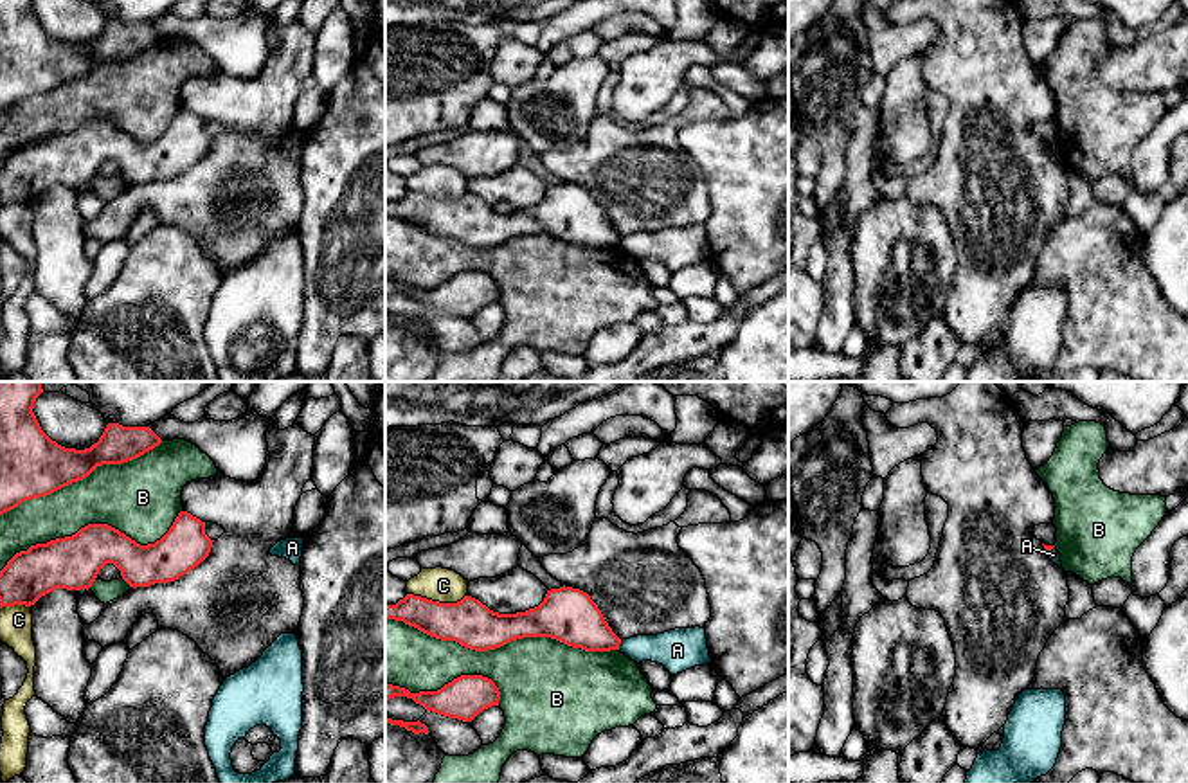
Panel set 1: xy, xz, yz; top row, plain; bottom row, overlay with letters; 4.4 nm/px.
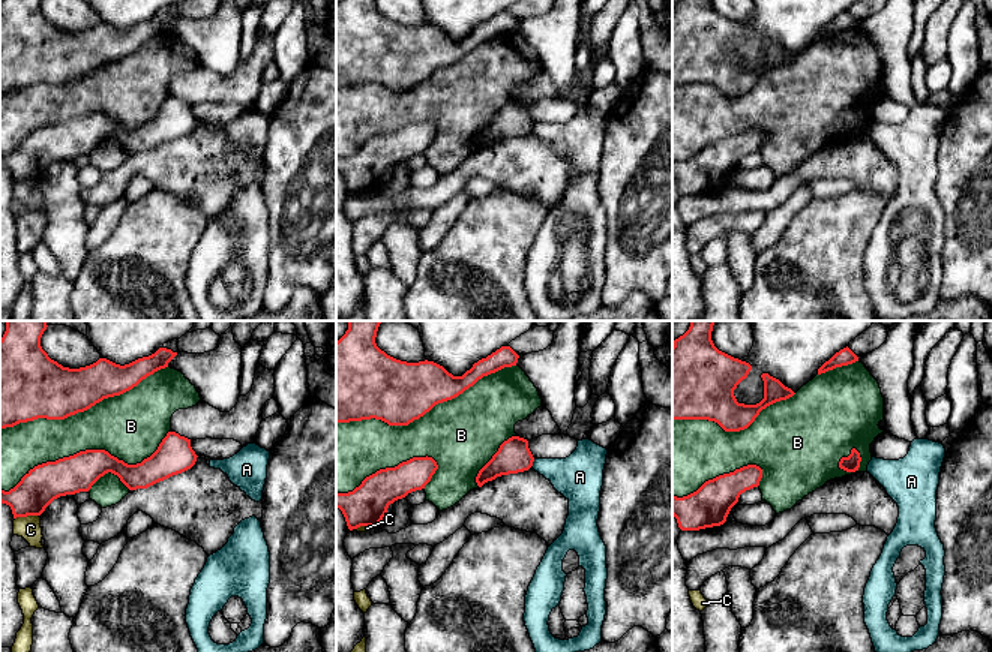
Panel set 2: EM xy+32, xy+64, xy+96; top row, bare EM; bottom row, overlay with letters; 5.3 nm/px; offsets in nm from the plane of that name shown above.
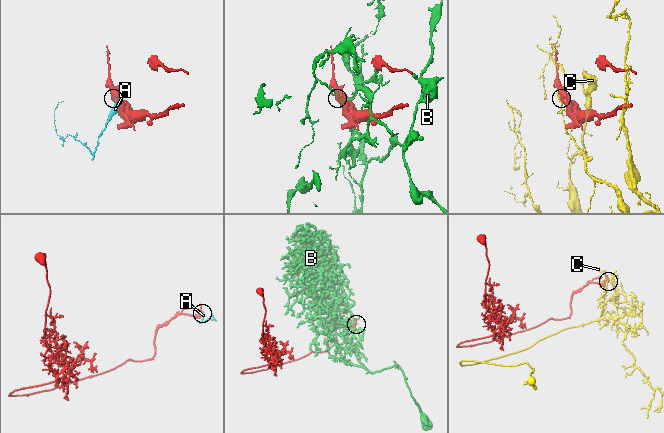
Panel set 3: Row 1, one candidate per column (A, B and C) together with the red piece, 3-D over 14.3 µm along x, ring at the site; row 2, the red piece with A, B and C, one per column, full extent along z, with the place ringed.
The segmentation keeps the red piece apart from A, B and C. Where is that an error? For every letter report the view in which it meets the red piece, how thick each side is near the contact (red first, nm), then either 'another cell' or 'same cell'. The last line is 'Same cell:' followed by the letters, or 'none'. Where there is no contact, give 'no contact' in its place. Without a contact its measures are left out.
A: xz | 240/170 nm | another cell
B: xz | 200/400 nm | another cell
C: xz | 200/150 nm | another cell
Same cell: none

